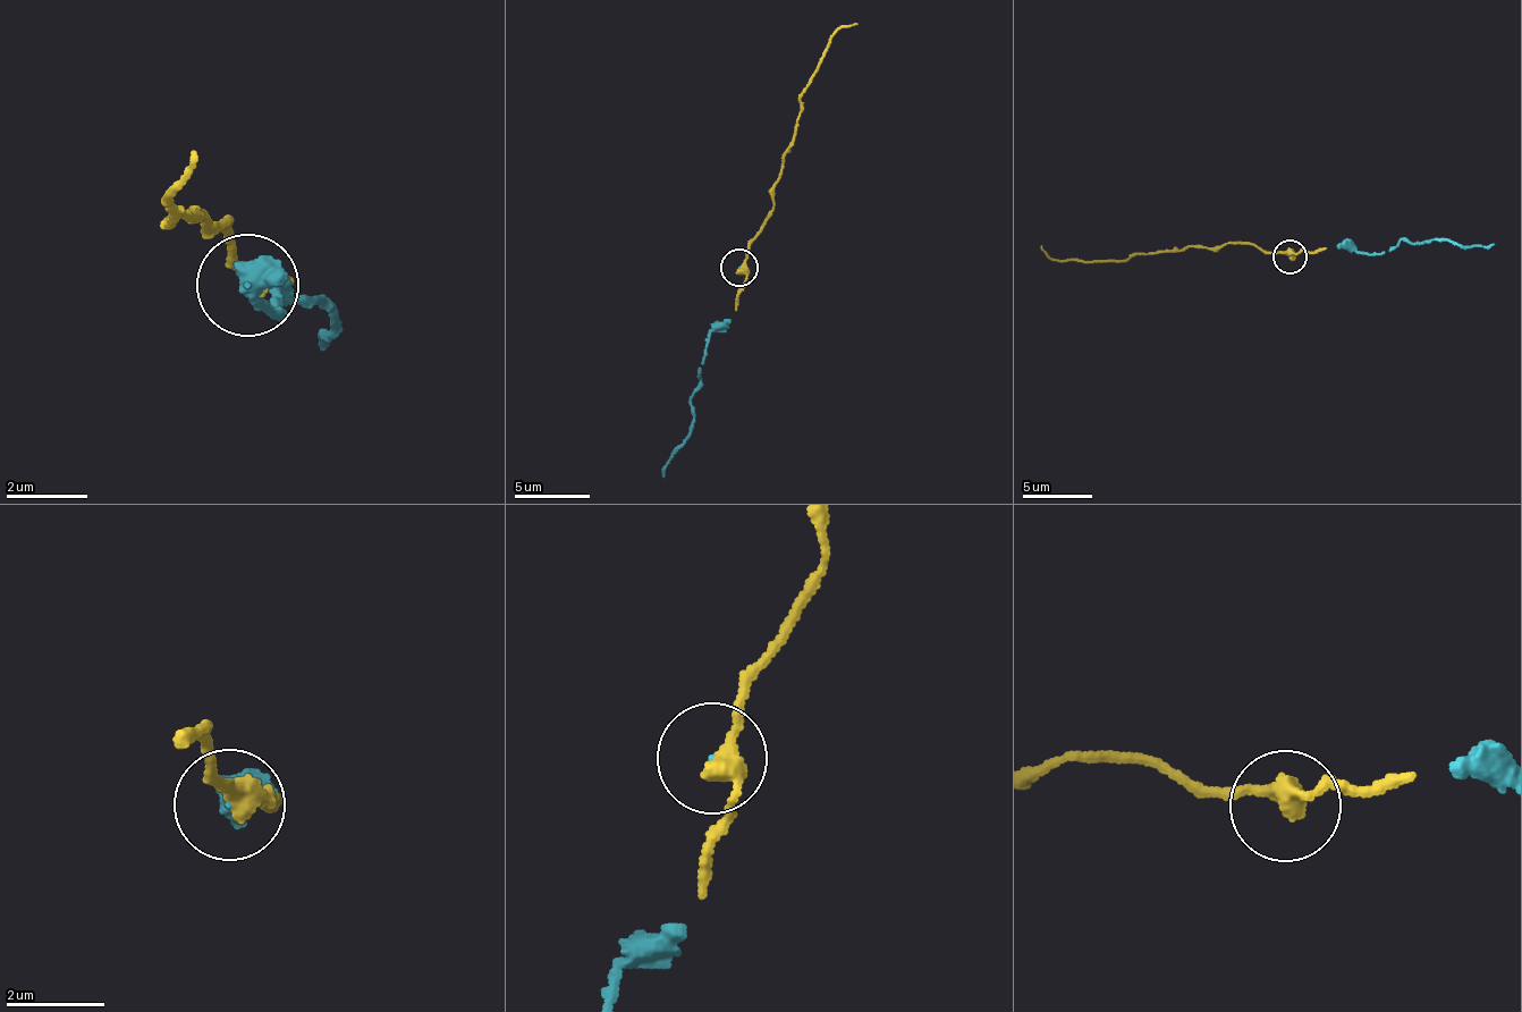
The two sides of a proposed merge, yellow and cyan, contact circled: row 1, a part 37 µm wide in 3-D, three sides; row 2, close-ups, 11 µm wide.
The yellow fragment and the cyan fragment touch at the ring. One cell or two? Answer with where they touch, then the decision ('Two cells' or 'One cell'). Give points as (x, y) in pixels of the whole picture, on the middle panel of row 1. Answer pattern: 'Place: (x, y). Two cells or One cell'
Place: (738, 268). One cell

